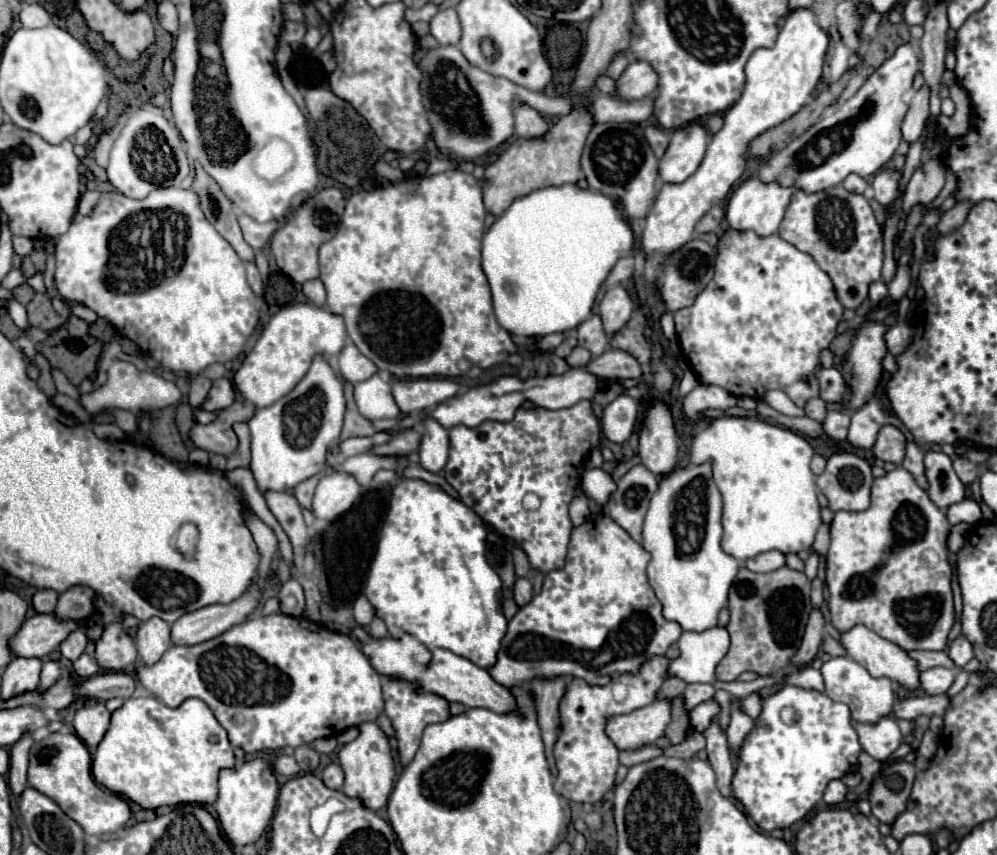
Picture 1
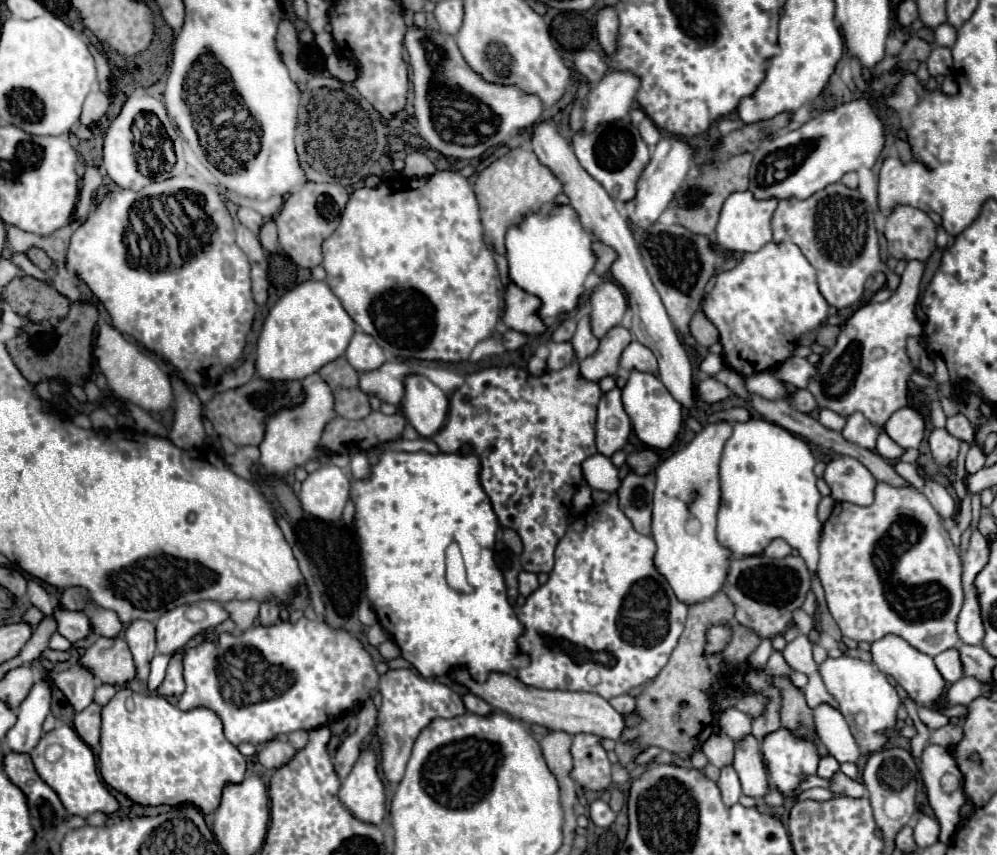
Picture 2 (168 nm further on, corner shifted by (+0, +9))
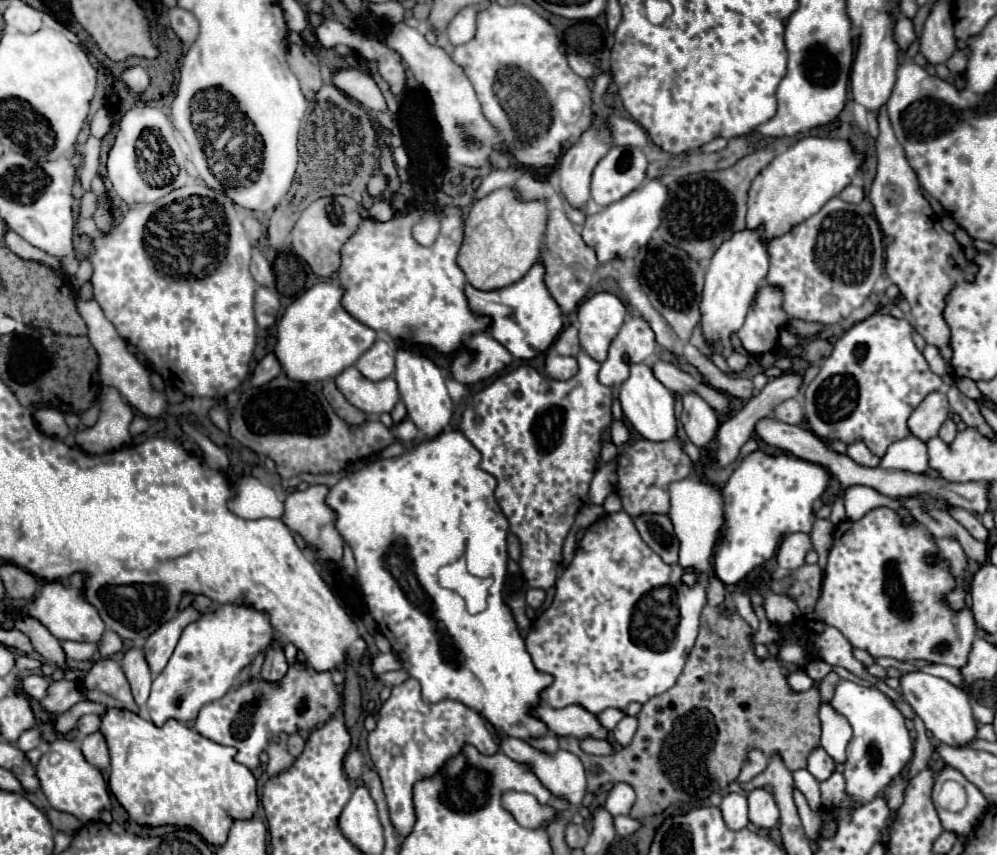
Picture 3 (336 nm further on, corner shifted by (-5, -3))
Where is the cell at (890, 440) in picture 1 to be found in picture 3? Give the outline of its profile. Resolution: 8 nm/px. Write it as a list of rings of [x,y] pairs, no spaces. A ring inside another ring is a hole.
[[[930,392],[920,406],[912,412],[908,426],[912,436],[928,442],[932,436],[938,434],[942,422],[948,418],[948,398],[944,392]]]

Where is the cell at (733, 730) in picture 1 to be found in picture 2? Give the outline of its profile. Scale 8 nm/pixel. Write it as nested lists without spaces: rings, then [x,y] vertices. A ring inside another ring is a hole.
[[[747,734],[745,738],[735,742],[733,768],[739,774],[745,796],[753,796],[753,798],[765,796],[767,776],[765,776],[765,770],[763,770],[763,764],[761,764],[759,742],[753,734]]]

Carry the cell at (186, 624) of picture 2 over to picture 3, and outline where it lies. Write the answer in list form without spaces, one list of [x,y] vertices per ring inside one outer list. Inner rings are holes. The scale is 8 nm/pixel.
[[[188,606],[176,618],[172,618],[164,626],[160,626],[160,630],[156,630],[154,634],[148,636],[148,640],[144,642],[144,658],[146,658],[152,674],[160,674],[164,670],[164,666],[168,664],[168,660],[178,644],[178,638],[182,634],[184,626],[188,626],[190,622],[194,622],[198,618],[200,618],[200,614],[192,606]]]

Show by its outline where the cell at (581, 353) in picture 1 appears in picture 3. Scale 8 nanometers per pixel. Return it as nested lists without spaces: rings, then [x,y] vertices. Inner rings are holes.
[[[548,354],[546,358],[546,372],[554,380],[568,380],[576,374],[576,370],[578,370],[576,358],[560,356],[560,354]]]

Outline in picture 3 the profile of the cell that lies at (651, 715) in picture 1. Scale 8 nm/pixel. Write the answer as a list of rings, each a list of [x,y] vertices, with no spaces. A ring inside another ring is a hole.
[[[538,706],[534,708],[534,716],[546,722],[546,726],[558,734],[558,736],[574,736],[574,738],[602,738],[606,740],[606,730],[600,726],[594,714],[584,710],[582,706],[566,706],[566,708],[548,708],[548,706]]]

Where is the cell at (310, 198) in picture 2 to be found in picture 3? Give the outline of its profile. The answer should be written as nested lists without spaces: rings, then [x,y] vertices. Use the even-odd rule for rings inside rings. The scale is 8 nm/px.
[[[324,196],[312,202],[298,218],[292,228],[292,246],[294,252],[310,264],[314,274],[330,276],[340,268],[340,250],[348,238],[358,230],[362,216],[358,210],[358,202],[352,196]]]

